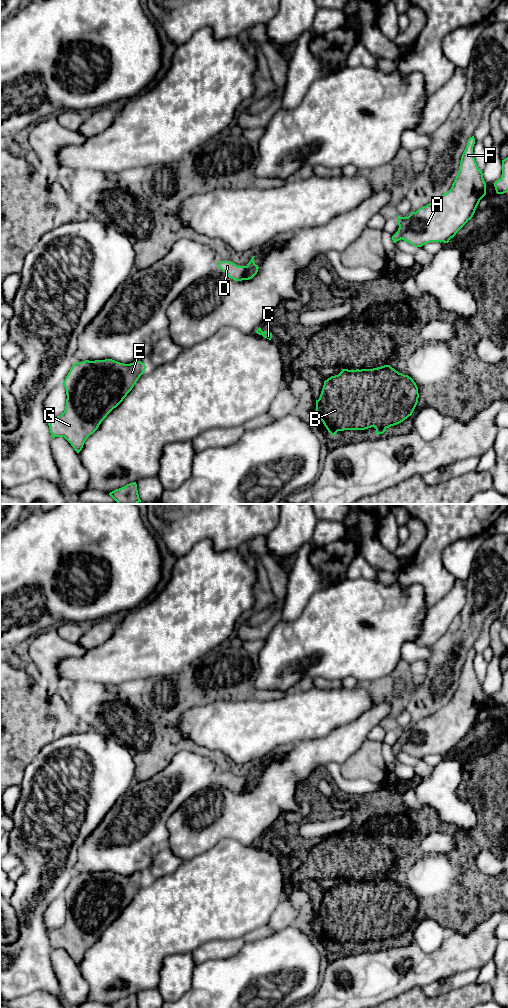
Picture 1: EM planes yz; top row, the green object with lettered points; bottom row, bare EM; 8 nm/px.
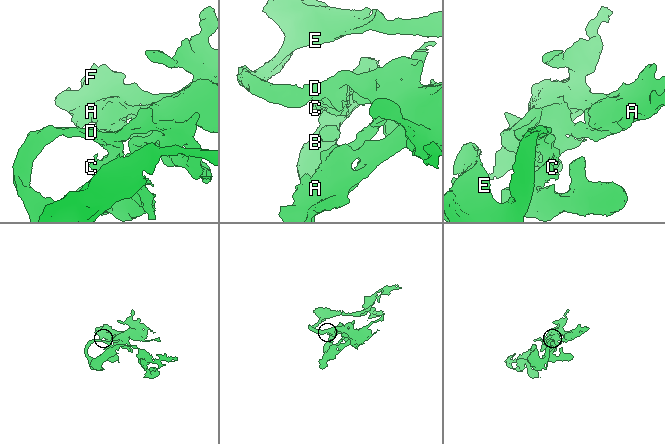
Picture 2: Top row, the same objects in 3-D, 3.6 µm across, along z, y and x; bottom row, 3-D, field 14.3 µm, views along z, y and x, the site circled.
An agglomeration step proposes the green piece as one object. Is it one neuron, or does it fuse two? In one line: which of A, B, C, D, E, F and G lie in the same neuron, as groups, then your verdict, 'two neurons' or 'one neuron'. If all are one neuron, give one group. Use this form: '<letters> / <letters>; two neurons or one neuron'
A D E F G / B C; two neurons

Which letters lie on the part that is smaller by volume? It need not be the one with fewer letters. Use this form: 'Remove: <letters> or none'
Remove: B, C

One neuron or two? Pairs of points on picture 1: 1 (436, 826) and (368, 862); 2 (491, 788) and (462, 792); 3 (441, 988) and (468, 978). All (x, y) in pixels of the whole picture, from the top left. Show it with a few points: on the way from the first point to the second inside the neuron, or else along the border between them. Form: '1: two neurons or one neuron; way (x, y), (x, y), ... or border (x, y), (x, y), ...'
1: one neuron; way (419, 826), (402, 828), (385, 845)
2: one neuron; way (484, 785), (469, 786)
3: one neuron; way (448, 984), (461, 979)

